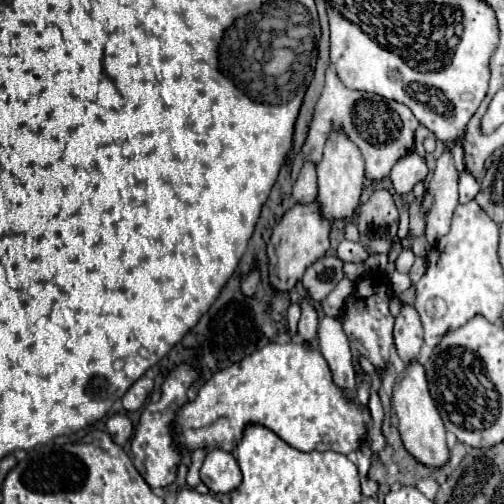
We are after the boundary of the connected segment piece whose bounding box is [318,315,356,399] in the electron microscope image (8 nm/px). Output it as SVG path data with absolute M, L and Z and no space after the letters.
M324 315L318 323L318 347L324 359L328 359L328 365L332 369L332 375L340 387L348 387L352 391L352 399L356 397L354 385L356 385L356 373L352 365L352 353L348 337L342 329L342 321L338 317Z

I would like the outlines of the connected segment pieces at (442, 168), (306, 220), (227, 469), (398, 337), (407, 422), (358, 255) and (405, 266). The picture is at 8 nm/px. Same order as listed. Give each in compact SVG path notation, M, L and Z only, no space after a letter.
M450 151L438 159L428 189L434 197L434 203L426 221L426 239L430 243L436 243L448 233L452 213L458 205L458 171L452 163Z
M298 203L290 207L278 225L272 231L268 243L268 261L270 261L270 283L280 291L290 291L304 275L304 271L320 259L330 247L330 221L320 213L320 203Z
M210 447L200 469L202 481L212 493L230 493L242 483L242 473L234 453Z
M402 303L402 311L396 317L394 341L396 341L398 355L400 355L400 359L404 363L408 363L408 359L416 359L418 357L420 347L424 343L422 325L420 325L418 311L412 305L408 305L408 303Z
M412 361L404 367L402 379L394 383L394 409L398 415L398 429L400 437L404 441L404 447L414 455L420 463L440 467L442 463L448 461L448 447L446 447L446 429L440 419L440 413L436 409L434 399L430 397L428 391L428 381L424 367L418 361Z
M344 239L338 245L338 257L342 261L366 261L368 259L368 253L364 251L364 247L360 247L360 243L354 243L354 241Z
M404 249L404 251L398 255L398 259L396 259L396 269L398 269L400 273L406 273L406 271L412 267L412 263L414 263L414 253L412 253L412 249Z

